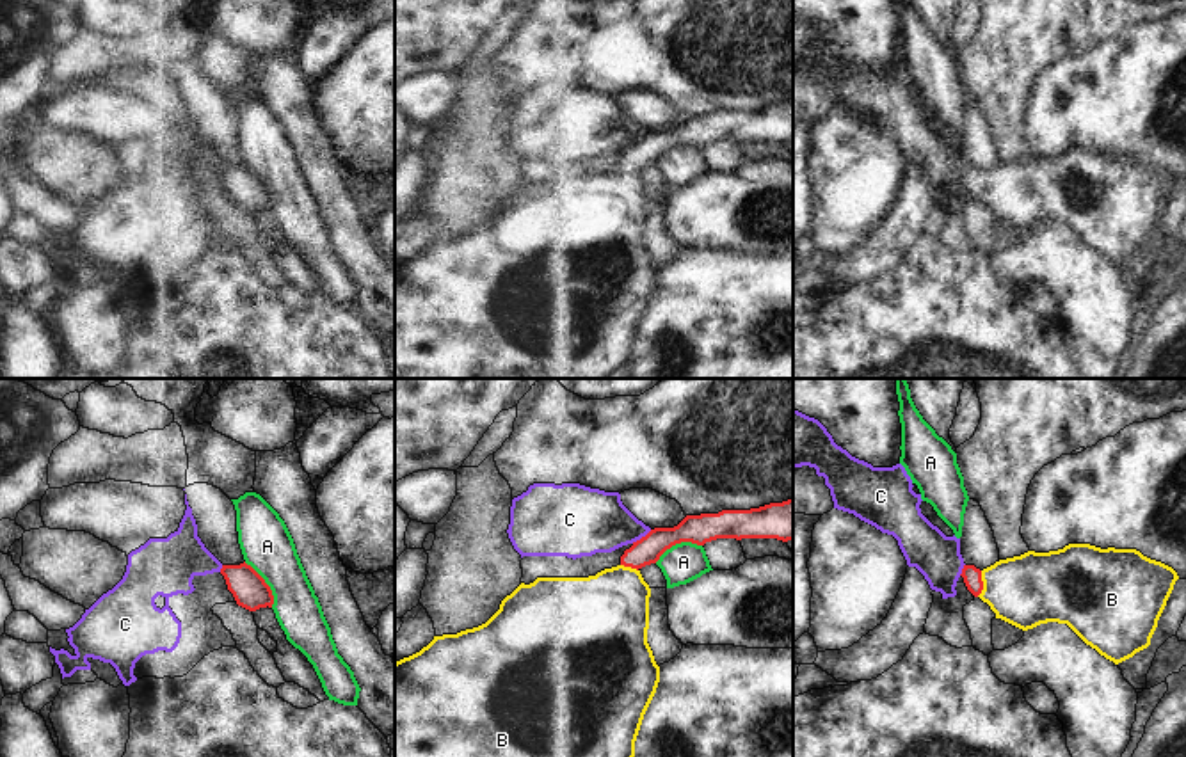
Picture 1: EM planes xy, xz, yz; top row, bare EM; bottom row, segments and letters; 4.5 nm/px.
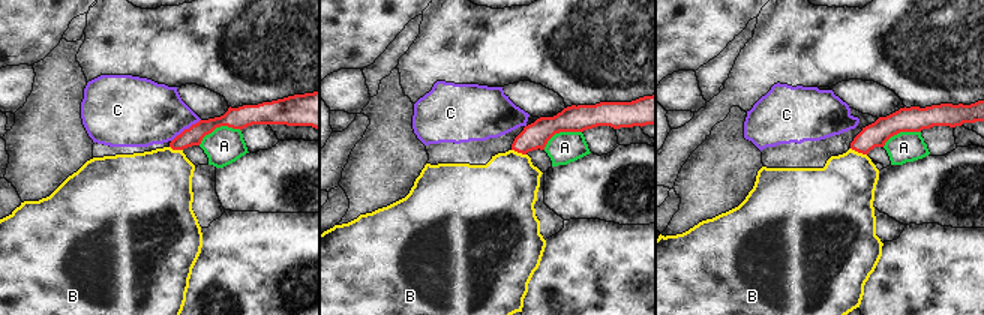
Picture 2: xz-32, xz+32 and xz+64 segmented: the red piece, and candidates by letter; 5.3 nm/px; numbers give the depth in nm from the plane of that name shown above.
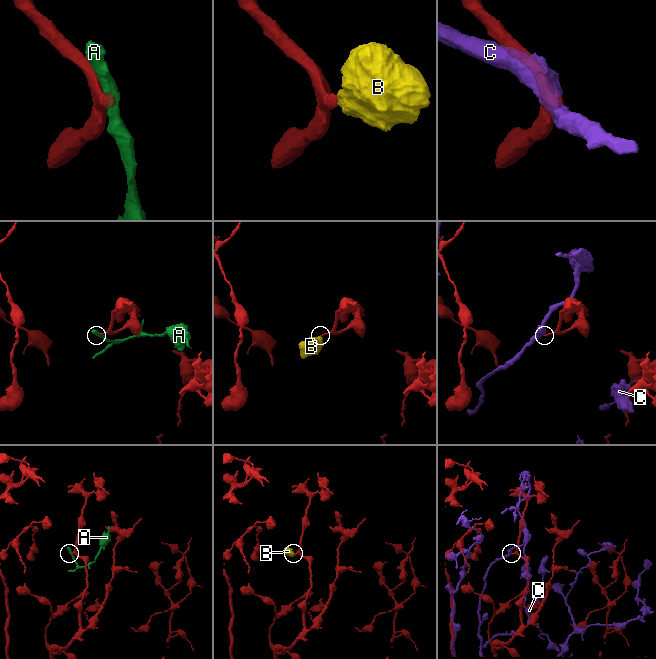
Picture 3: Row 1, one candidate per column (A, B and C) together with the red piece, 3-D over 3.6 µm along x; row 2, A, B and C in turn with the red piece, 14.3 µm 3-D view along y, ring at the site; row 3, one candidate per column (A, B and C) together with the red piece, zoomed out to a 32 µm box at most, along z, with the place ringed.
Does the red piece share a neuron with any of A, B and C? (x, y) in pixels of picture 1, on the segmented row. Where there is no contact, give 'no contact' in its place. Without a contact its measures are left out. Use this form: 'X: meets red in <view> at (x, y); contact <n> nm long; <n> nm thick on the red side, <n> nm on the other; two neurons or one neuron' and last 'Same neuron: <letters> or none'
A: meets red in xz at (678, 542); contact 240 nm long; 130 nm thick on the red side, 180 nm on the other; two neurons
B: meets red in yz at (982, 583); contact 120 nm long; 80 nm thick on the red side, 320 nm on the other; one neuron
C: meets red in xz at (642, 537); contact 110 nm long; 130 nm thick on the red side, 300 nm on the other; two neurons
Same neuron: B

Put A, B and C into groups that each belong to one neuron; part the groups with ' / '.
A / B / C

